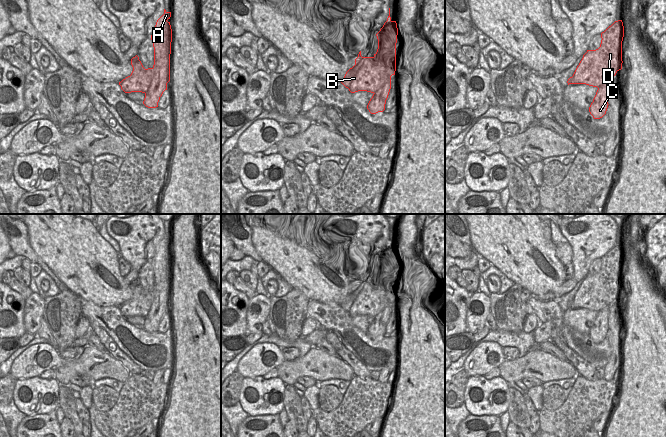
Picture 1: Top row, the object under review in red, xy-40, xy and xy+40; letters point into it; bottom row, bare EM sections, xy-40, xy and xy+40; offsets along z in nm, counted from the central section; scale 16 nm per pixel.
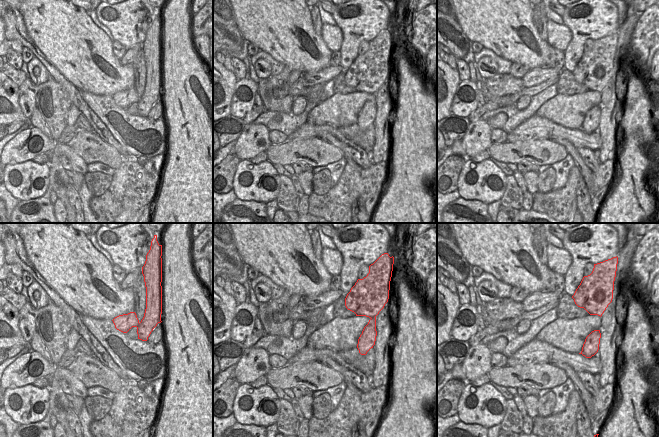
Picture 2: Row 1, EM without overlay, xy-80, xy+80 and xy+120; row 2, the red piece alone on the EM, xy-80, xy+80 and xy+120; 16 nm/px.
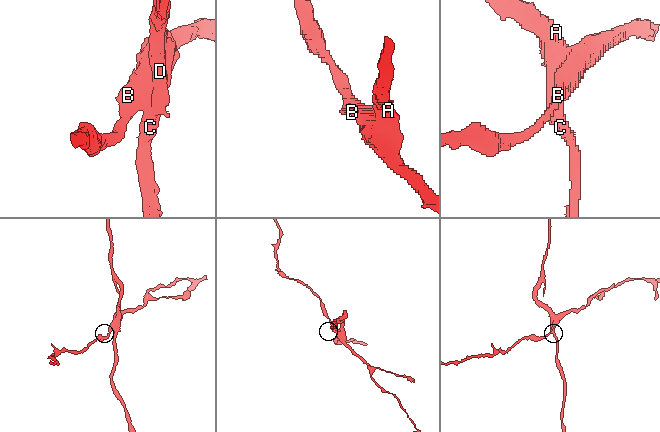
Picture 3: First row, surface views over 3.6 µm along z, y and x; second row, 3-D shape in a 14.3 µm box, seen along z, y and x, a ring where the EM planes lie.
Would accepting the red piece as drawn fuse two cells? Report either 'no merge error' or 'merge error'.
merge error

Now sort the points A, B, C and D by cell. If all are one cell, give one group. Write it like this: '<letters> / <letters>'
A C / B D

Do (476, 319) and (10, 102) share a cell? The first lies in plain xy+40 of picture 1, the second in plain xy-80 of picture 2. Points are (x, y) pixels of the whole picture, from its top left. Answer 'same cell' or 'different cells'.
different cells

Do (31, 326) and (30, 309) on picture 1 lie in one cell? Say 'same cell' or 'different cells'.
same cell

